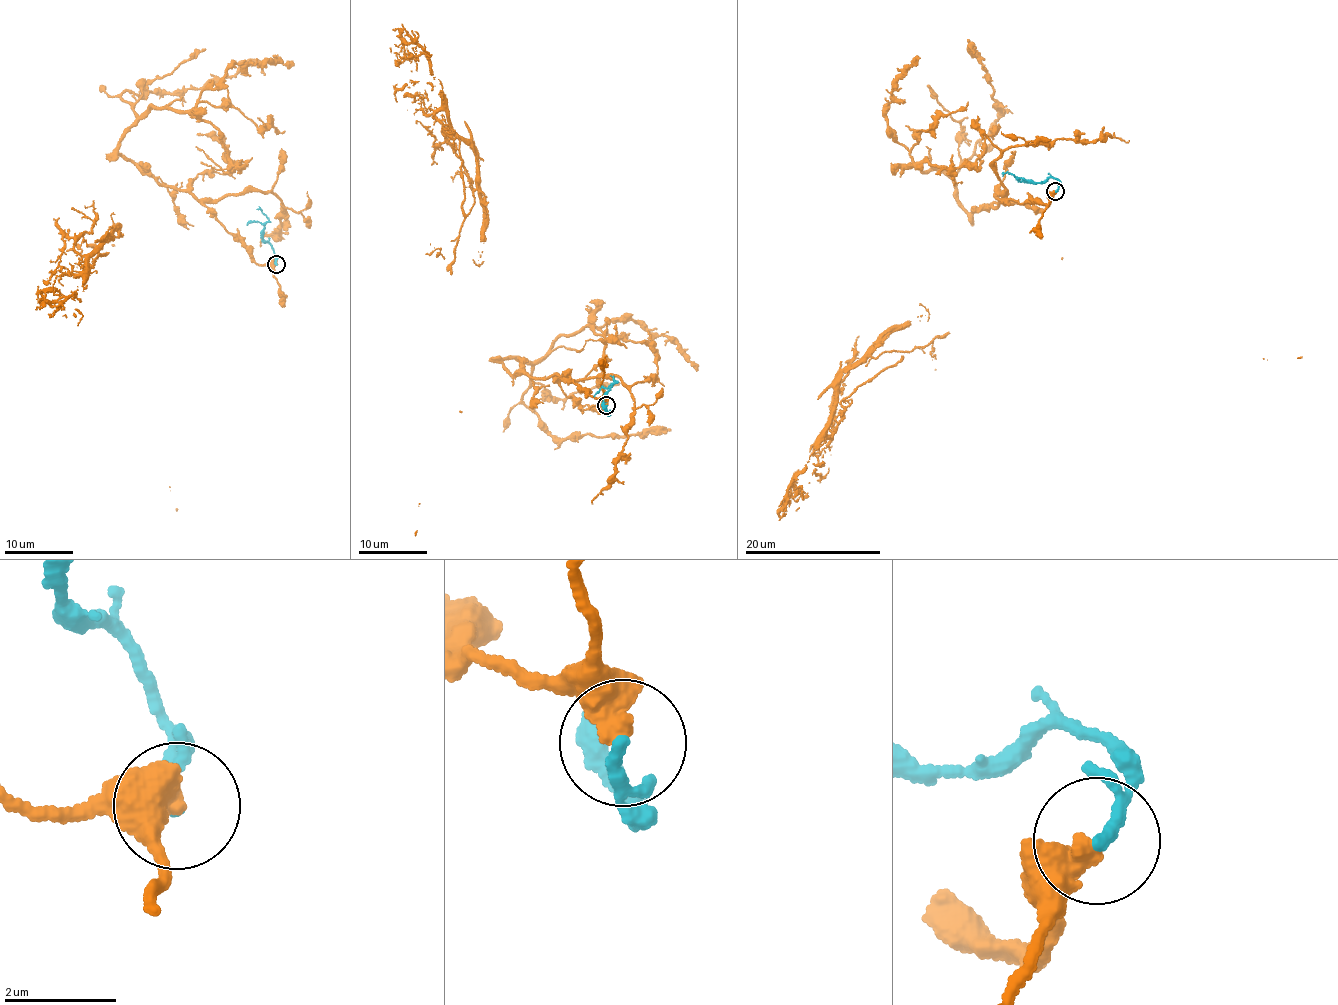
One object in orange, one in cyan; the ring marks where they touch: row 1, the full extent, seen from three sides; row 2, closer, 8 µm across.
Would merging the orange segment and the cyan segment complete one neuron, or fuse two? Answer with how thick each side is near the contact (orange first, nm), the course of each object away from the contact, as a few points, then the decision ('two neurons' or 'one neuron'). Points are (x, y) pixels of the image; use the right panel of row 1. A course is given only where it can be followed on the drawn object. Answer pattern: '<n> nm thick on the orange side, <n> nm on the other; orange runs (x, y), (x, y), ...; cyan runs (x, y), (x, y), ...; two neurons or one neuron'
500 nm thick on the orange side, 240 nm on the other; orange runs (1054, 191), (1047, 206), (974, 212), (949, 332), (841, 377), (788, 493), (801, 499); cyan runs (1056, 190), (1059, 181), (1051, 178), (1030, 183), (1002, 172); two neurons

